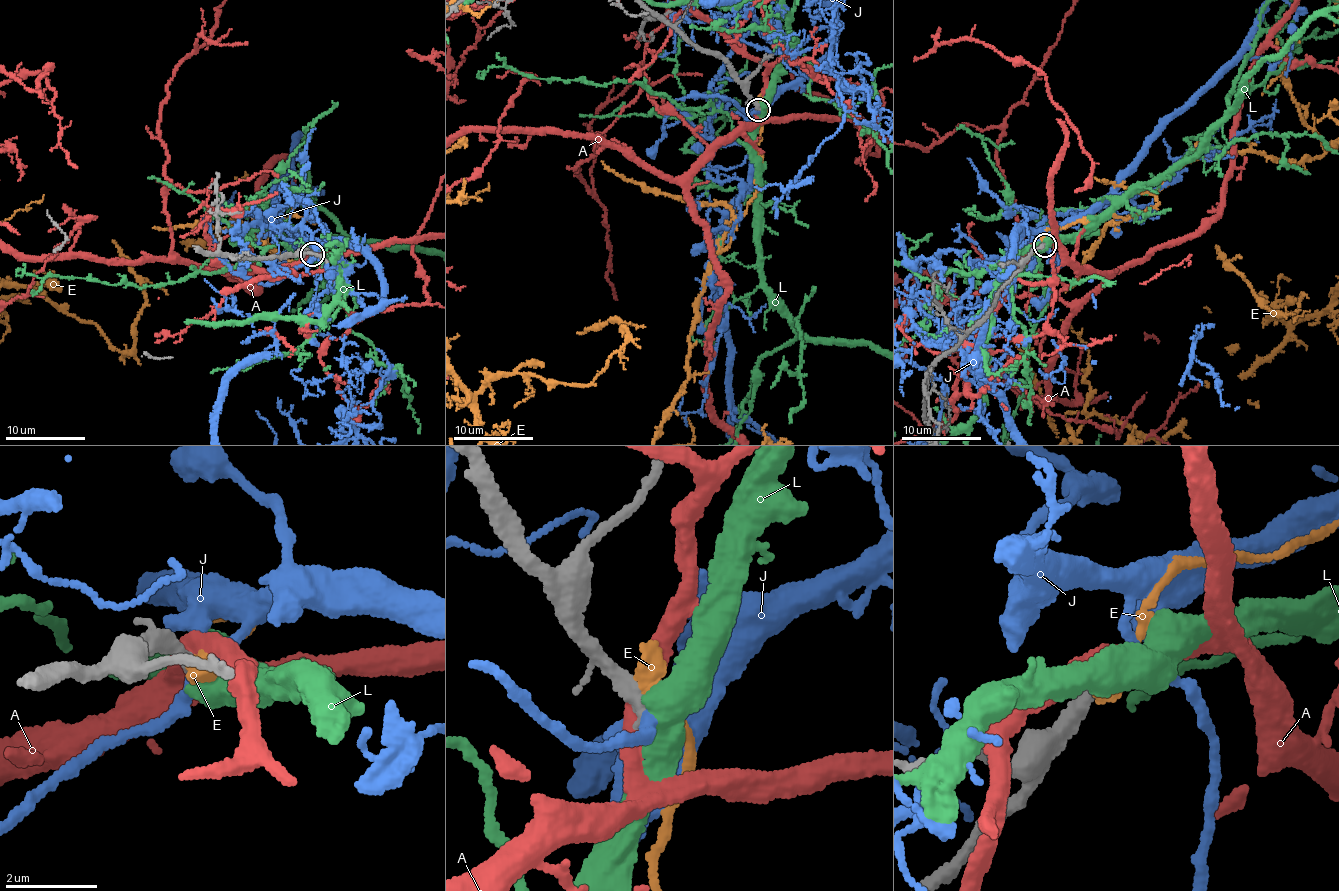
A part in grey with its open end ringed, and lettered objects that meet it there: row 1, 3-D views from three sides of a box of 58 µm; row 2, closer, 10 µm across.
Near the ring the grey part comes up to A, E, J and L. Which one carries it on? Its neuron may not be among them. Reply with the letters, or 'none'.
none

